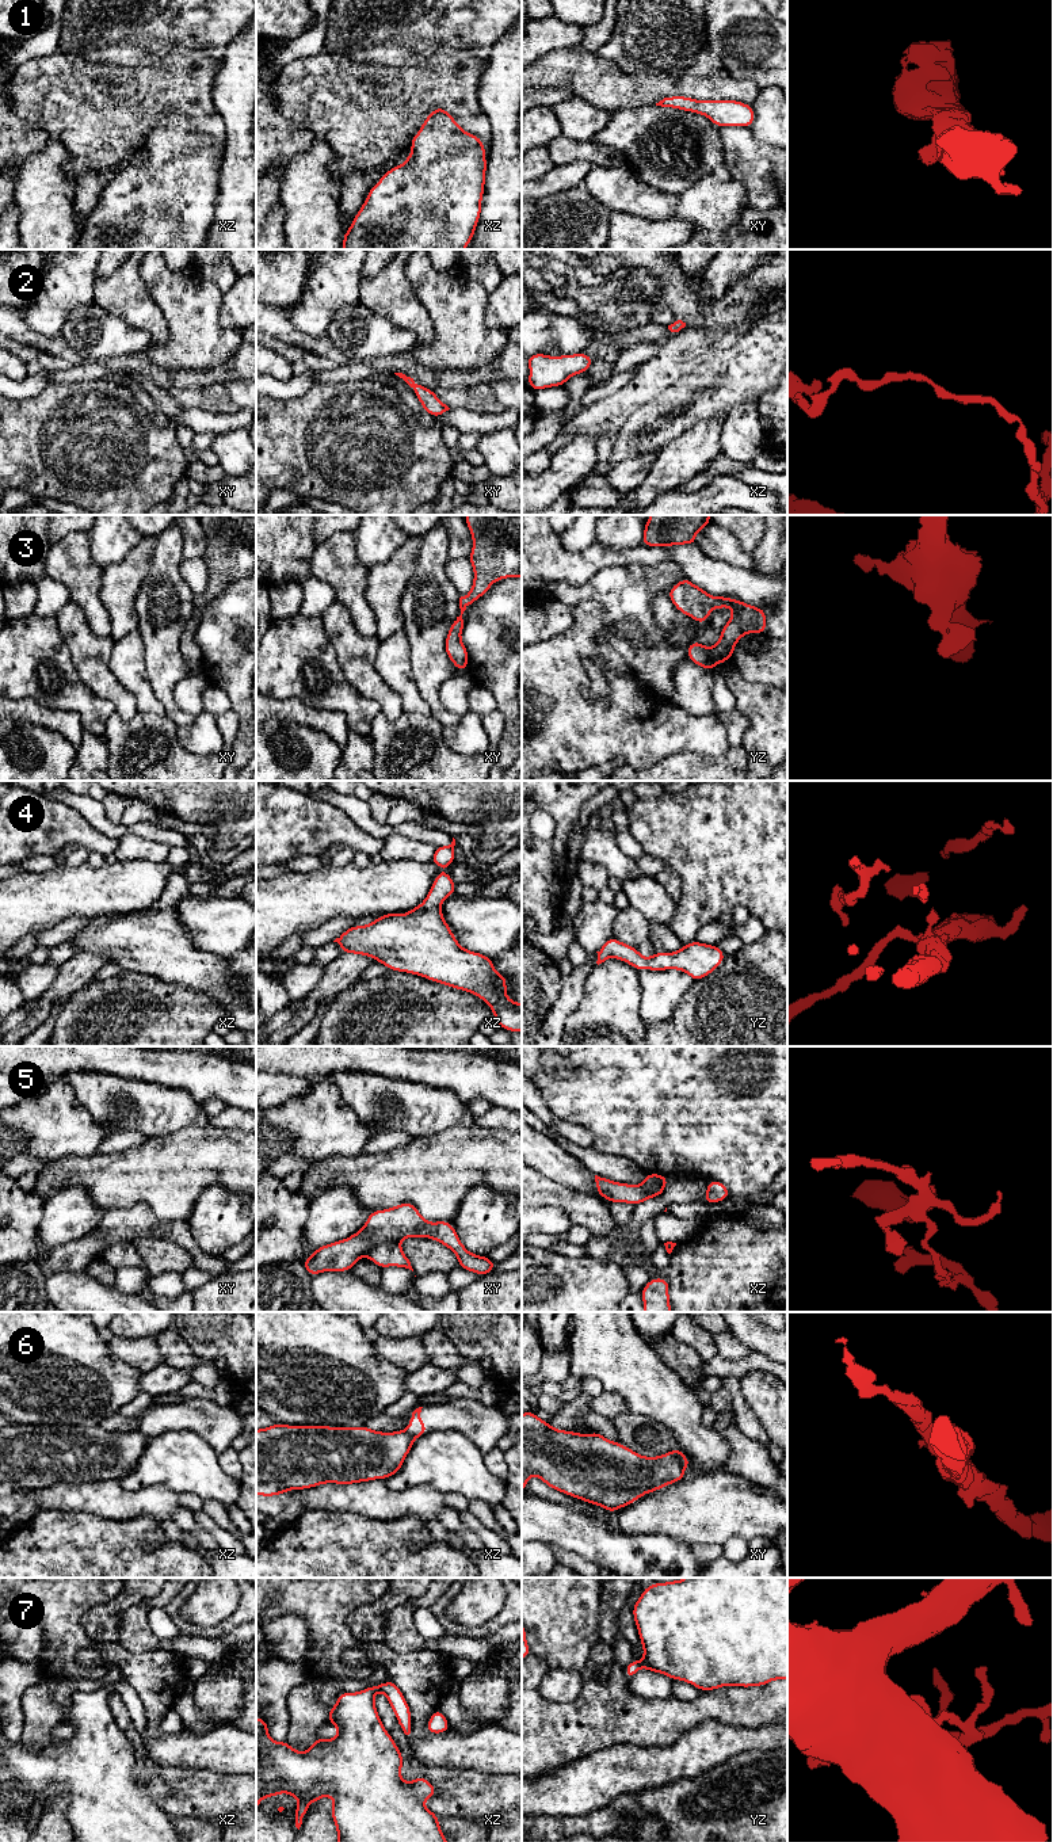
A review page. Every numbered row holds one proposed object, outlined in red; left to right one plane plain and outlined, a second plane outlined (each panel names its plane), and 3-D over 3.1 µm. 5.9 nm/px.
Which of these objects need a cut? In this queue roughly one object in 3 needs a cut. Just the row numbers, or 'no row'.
1, 5, 6

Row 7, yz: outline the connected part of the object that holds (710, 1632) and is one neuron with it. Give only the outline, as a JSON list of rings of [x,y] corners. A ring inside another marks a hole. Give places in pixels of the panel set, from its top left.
[[[686,1578],[683,1580],[652,1583],[633,1605],[633,1617],[644,1647],[644,1660],[633,1659],[625,1667],[625,1675],[629,1679],[636,1675],[638,1669],[648,1669],[671,1679],[688,1682],[703,1692],[732,1685],[741,1687],[764,1686],[774,1679],[787,1679],[787,1578]]]

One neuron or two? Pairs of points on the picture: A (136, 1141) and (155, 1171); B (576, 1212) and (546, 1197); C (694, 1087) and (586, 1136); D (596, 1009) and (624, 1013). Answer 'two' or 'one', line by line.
A: two
B: one
C: two
D: one

